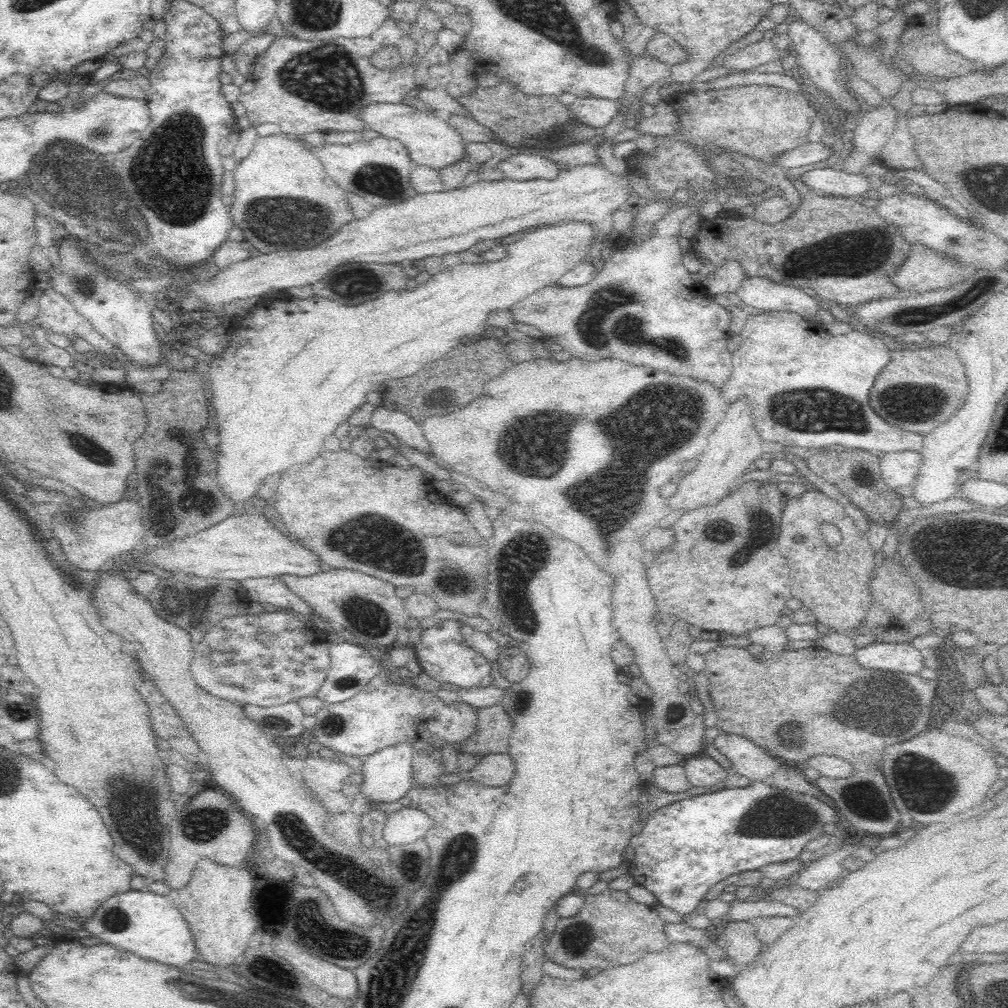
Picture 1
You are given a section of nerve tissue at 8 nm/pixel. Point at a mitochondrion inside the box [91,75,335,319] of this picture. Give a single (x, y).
(171, 166)

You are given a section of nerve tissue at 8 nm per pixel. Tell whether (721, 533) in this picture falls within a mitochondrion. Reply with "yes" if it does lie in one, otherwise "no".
yes

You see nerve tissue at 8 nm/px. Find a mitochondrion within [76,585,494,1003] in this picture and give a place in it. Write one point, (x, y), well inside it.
(352, 877)

